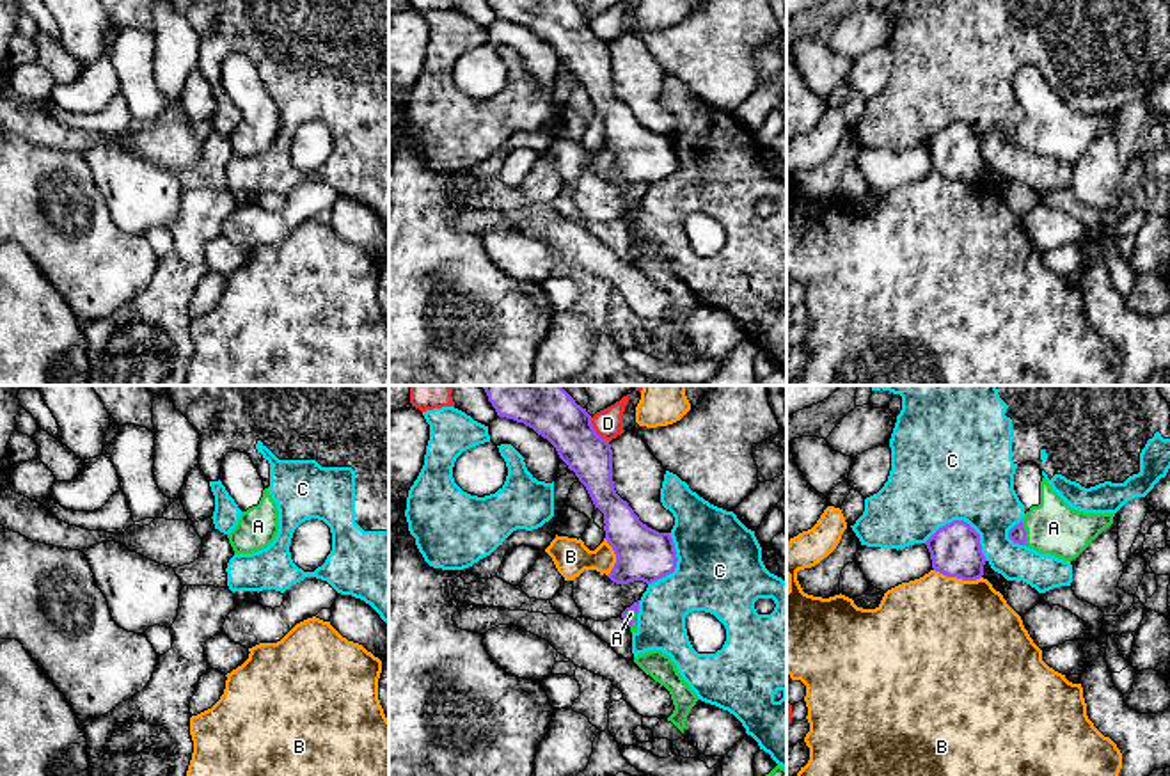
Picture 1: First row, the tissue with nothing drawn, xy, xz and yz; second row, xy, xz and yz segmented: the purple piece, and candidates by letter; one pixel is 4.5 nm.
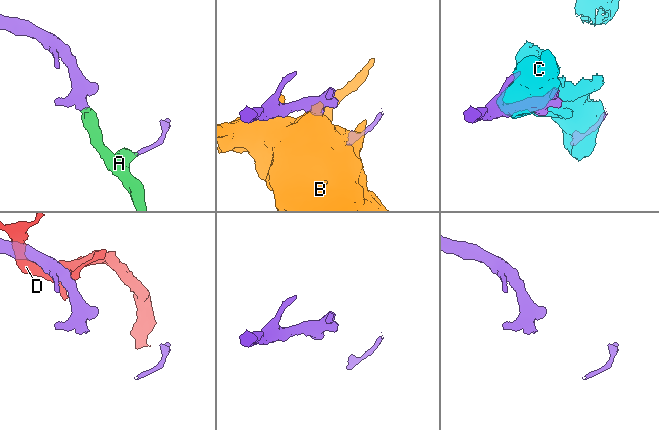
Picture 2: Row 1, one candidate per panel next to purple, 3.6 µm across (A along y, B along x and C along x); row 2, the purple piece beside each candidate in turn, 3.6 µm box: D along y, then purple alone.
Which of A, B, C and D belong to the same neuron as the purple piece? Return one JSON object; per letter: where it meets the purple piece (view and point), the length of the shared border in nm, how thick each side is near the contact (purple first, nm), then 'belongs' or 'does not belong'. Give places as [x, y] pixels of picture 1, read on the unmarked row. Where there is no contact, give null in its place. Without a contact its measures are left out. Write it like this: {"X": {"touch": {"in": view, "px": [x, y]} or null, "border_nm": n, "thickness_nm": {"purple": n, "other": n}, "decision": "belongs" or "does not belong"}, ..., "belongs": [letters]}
{"A": {"touch": {"in": "yz", "px": [1025, 135]}, "border_nm": 120, "thickness_nm": {"purple": 80, "other": 240}, "decision": "belongs"}, "B": {"touch": {"in": "yz", "px": [957, 180]}, "border_nm": 220, "thickness_nm": {"purple": 240, "other": 500}, "decision": "does not belong"}, "C": {"touch": {"in": "yz", "px": [963, 123]}, "border_nm": 300, "thickness_nm": {"purple": 240, "other": 500}, "decision": "does not belong"}, "D": {"touch": {"in": "xz", "px": [595, 34]}, "border_nm": 140, "thickness_nm": {"purple": 220, "other": 140}, "decision": "does not belong"}, "belongs": ["A"]}

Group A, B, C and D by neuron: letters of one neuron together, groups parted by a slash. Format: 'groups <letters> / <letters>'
groups A / B / C / D

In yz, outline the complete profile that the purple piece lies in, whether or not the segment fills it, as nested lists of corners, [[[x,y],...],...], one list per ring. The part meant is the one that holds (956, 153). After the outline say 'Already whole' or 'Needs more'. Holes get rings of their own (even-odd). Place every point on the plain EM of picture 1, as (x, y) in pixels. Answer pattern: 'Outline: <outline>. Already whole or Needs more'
Outline: [[[953,123],[939,130],[925,147],[936,174],[962,183],[976,183],[984,178],[987,162],[980,137],[968,124]]]. Already whole

